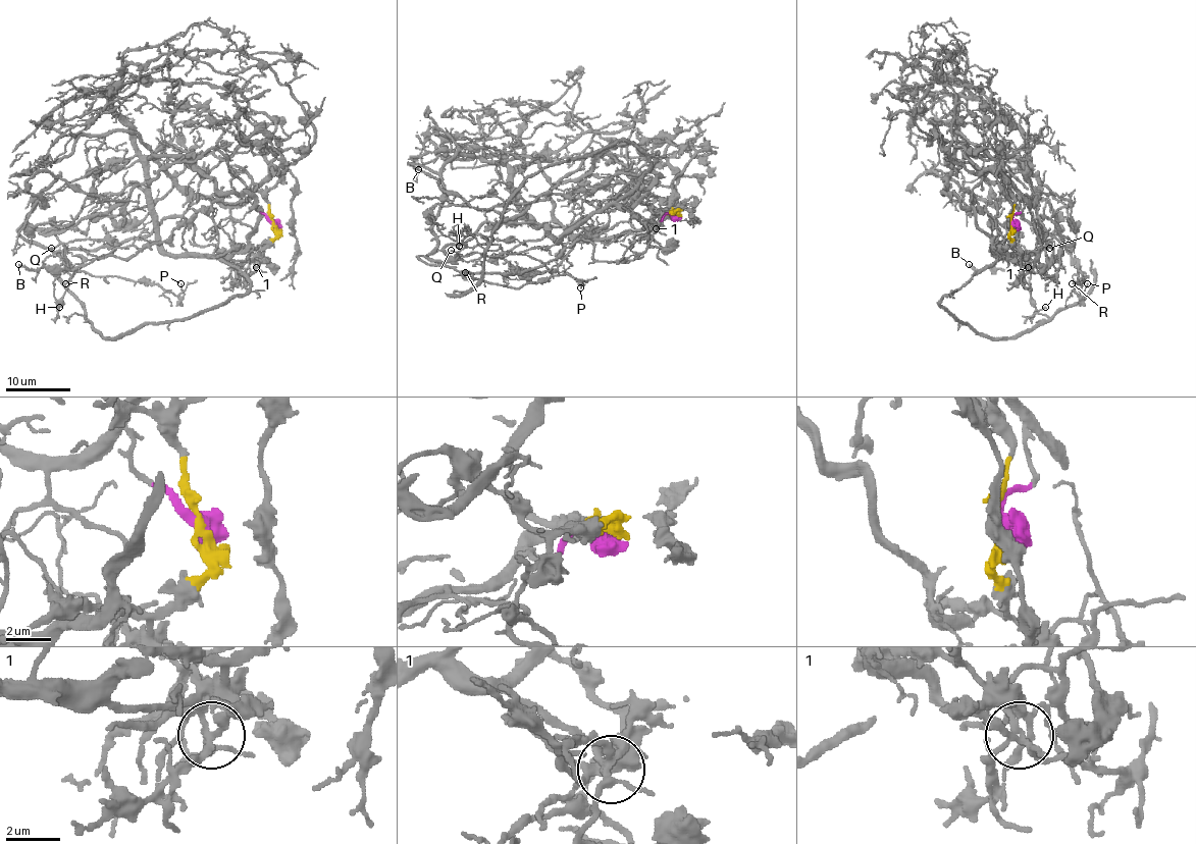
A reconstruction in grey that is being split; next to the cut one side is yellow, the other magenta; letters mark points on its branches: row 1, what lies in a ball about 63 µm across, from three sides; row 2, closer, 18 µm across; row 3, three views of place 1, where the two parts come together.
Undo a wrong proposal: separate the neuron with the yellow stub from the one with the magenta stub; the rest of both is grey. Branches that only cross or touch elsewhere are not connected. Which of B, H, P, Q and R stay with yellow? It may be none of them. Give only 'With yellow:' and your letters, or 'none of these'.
With yellow: B, H, P, Q, R

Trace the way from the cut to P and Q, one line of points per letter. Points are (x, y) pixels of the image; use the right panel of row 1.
P: (1010, 222), (1020, 260), (1050, 275), (1060, 244), (1038, 217), (1047, 217), (1088, 275), (1074, 291), (1088, 283)
Q: (1010, 222), (1004, 182), (953, 151), (952, 161), (973, 164), (1022, 216), (1057, 232), (1049, 248)

